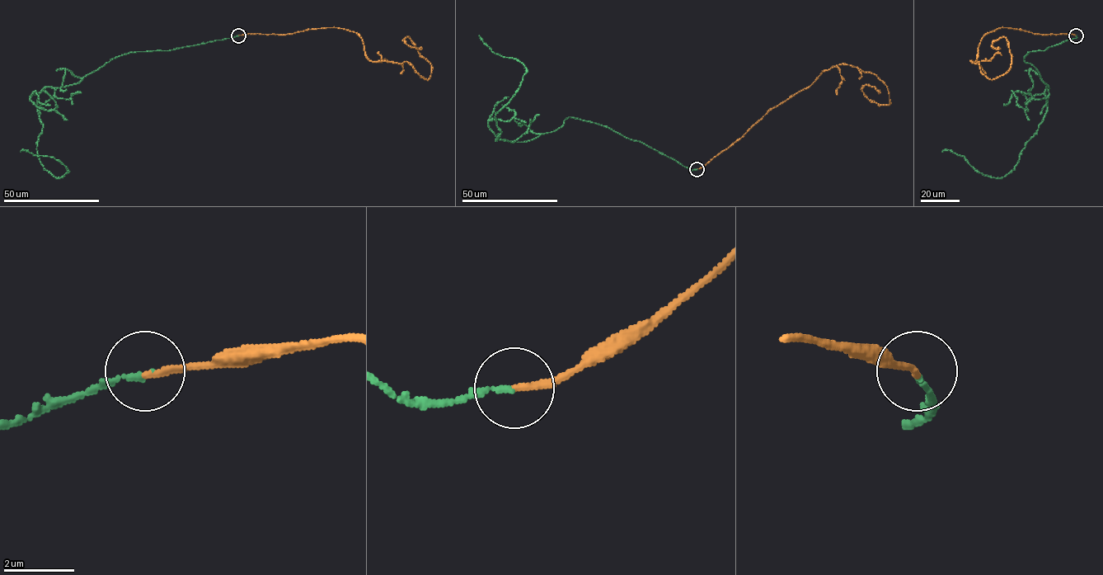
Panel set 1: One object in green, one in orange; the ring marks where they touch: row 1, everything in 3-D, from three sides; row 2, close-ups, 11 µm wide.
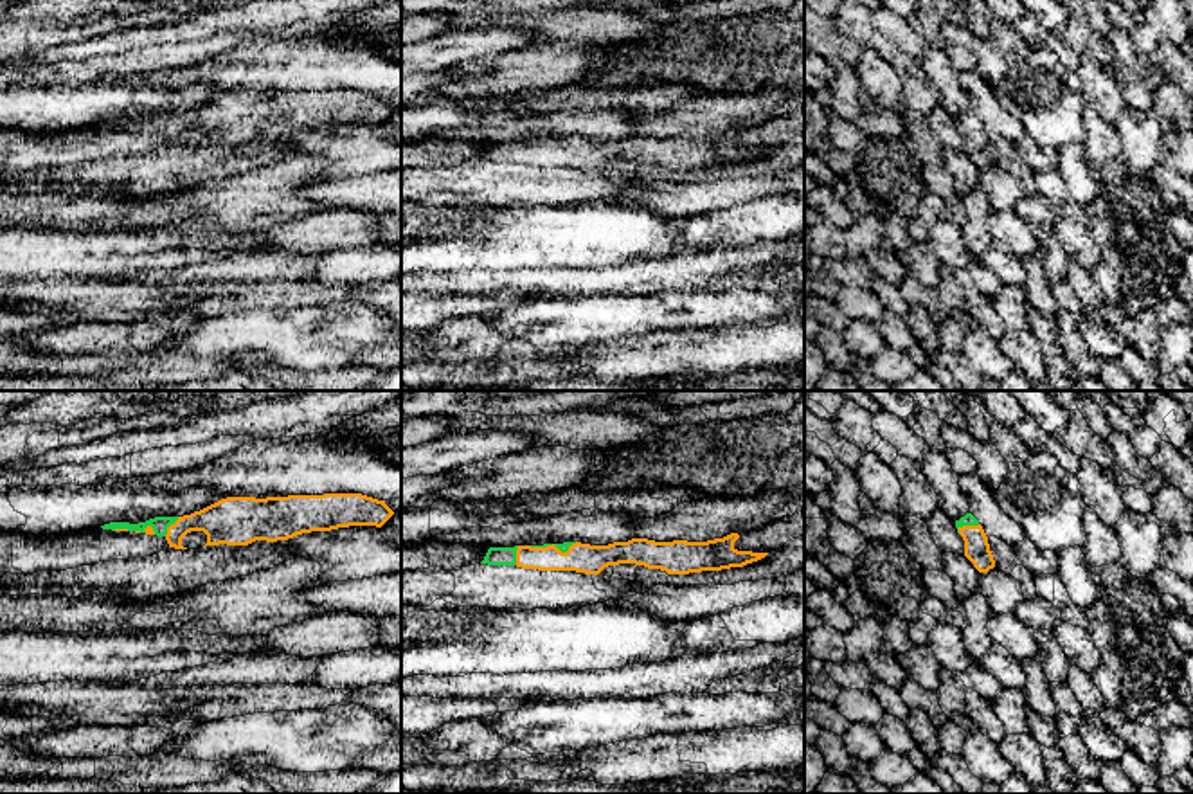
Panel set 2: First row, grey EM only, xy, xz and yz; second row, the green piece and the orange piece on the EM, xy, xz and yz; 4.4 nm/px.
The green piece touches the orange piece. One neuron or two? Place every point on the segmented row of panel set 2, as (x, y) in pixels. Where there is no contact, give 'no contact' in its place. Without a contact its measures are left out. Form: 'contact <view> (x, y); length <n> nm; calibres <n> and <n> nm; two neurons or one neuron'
contact yz (968, 524); length 110 nm; calibres 60 and 110 nm; one neuron

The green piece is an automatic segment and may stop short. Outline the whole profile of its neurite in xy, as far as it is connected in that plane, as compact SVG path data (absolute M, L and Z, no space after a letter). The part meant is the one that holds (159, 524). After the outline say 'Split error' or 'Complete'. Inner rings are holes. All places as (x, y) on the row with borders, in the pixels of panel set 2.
M324 493L324 495L288 495L288 497L227 497L200 511L184 517L155 517L146 522L110 522L101 526L112 531L135 531L164 537L169 547L187 549L182 538L191 531L207 535L205 546L248 546L256 540L277 542L288 540L302 533L331 531L349 526L376 526L381 528L394 511L385 504L362 493Z. Split error

